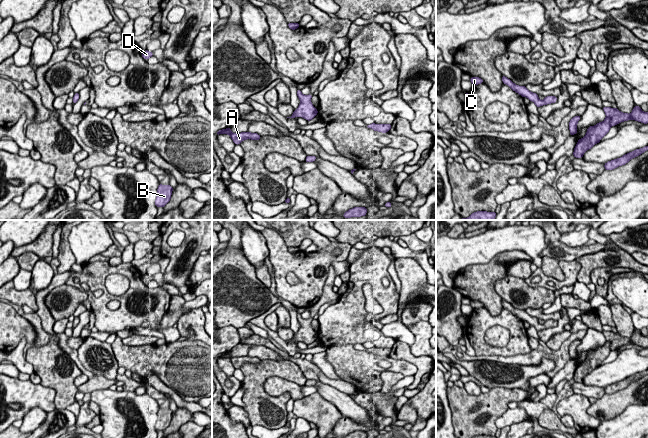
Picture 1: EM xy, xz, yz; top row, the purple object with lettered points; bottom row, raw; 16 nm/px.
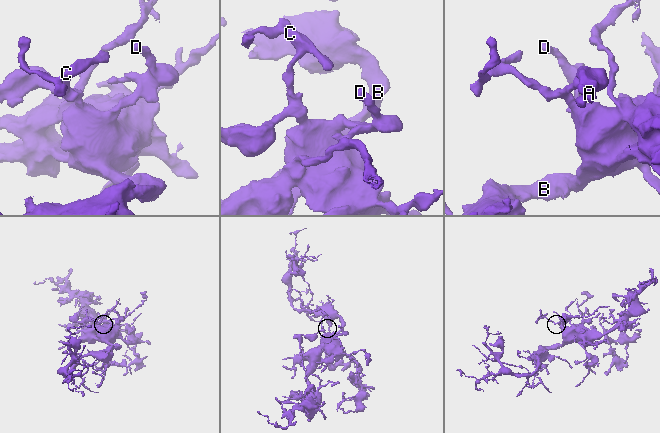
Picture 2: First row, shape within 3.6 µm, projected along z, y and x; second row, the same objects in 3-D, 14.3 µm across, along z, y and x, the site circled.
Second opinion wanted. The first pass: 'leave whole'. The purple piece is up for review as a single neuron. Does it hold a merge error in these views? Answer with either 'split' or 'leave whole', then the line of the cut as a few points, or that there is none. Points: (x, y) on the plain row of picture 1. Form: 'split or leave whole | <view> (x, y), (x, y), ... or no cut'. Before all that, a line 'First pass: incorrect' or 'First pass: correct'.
First pass: correct
leave whole | no cut

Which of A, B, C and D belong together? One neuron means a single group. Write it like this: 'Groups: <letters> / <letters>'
Groups: A B C D

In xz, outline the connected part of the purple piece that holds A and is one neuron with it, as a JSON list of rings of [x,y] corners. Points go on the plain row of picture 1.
[[[231,352],[219,354],[216,359],[218,360],[219,358],[228,358],[236,369],[239,369],[242,365],[246,363],[251,363],[255,365],[261,363],[261,360],[257,357],[250,357],[248,355],[241,357],[233,357],[231,355]]]

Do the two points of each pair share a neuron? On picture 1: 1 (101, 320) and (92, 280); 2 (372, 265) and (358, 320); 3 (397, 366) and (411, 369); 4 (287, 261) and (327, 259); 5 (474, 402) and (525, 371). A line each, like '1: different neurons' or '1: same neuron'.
1: same neuron
2: same neuron
3: same neuron
4: same neuron
5: different neurons

